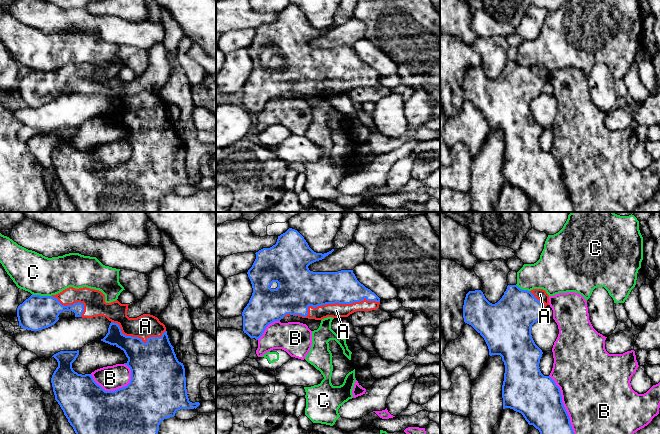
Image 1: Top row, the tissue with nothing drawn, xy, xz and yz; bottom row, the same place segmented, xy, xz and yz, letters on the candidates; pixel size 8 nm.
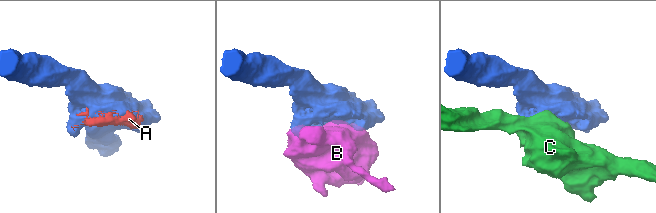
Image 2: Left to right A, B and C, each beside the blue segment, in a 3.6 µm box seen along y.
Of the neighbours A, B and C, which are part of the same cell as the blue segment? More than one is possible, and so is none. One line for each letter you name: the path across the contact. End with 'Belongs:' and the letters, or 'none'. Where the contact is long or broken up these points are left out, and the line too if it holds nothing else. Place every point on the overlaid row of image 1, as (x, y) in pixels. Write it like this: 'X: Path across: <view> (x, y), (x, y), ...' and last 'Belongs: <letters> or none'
Belongs: A

